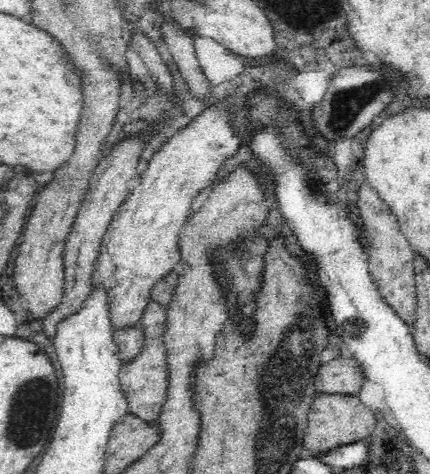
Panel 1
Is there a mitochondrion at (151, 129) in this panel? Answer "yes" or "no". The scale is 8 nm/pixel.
no

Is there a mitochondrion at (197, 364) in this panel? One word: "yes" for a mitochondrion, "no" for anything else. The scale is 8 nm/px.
no

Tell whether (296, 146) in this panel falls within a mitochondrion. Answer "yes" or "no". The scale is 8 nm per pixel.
yes

